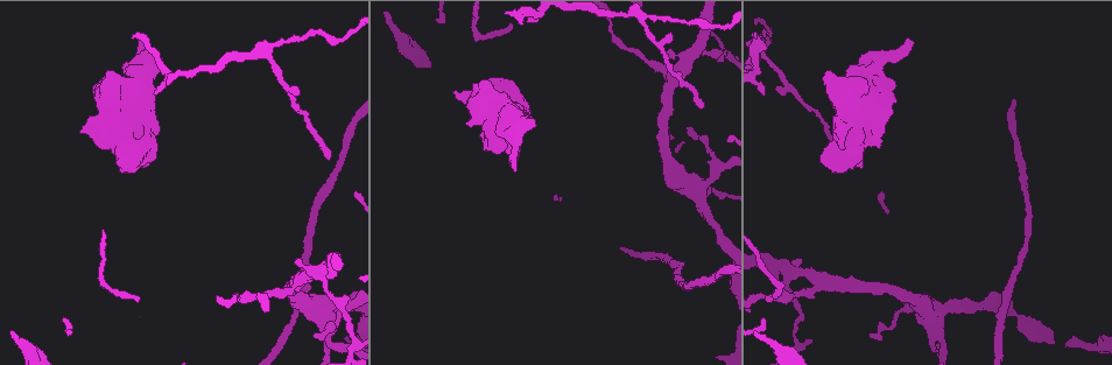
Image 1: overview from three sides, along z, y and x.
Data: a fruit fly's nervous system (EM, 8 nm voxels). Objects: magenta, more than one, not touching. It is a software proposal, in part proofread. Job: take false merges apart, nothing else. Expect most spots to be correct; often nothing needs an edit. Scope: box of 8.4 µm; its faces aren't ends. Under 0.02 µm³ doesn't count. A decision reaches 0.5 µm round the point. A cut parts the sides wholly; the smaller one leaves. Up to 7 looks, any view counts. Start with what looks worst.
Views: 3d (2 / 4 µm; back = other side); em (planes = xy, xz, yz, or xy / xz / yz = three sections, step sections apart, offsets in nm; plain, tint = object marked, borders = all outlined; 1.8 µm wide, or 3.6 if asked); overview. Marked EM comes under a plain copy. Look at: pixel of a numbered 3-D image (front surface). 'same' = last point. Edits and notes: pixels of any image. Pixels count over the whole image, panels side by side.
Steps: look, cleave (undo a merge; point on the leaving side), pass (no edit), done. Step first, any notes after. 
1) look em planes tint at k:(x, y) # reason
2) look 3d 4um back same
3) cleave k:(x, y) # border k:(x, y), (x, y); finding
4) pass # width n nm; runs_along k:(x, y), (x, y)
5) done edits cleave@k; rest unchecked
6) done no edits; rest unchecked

look em xz step 4 tint at 1:(698, 45)

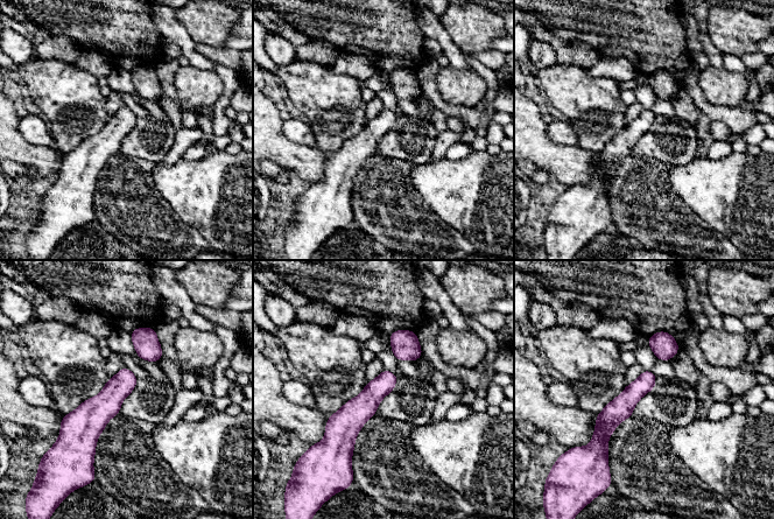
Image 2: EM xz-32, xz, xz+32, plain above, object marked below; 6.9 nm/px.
look em planes tint same

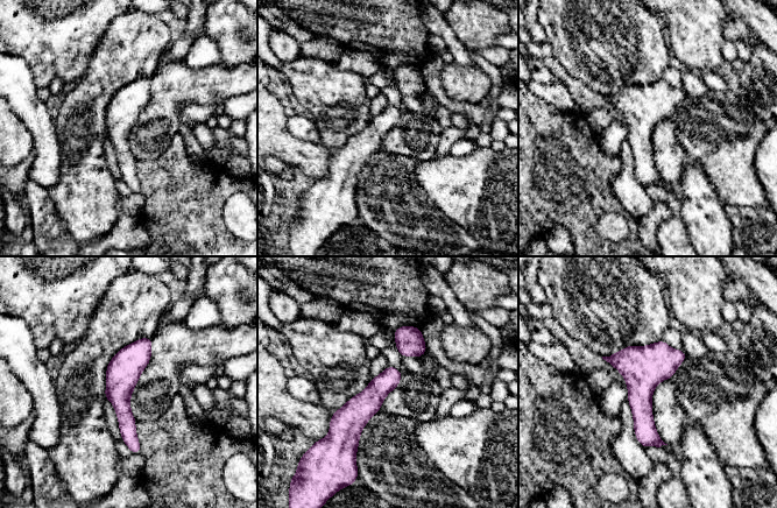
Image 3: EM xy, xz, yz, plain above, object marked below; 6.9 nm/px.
pass # width 160 nm; all the same neuron

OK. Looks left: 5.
look 3d 4um back at 1:(142, 66) # thick turns thin

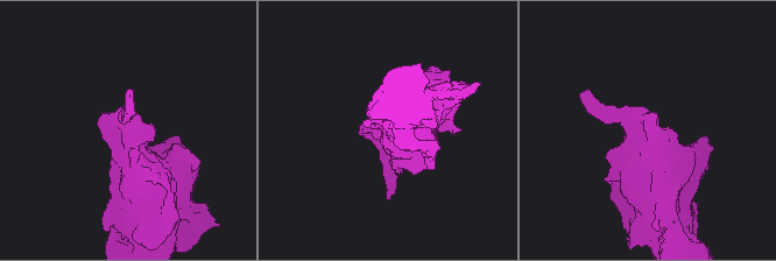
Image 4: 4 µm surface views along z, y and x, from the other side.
look em 3.6um planes tint at 4:(131, 126)

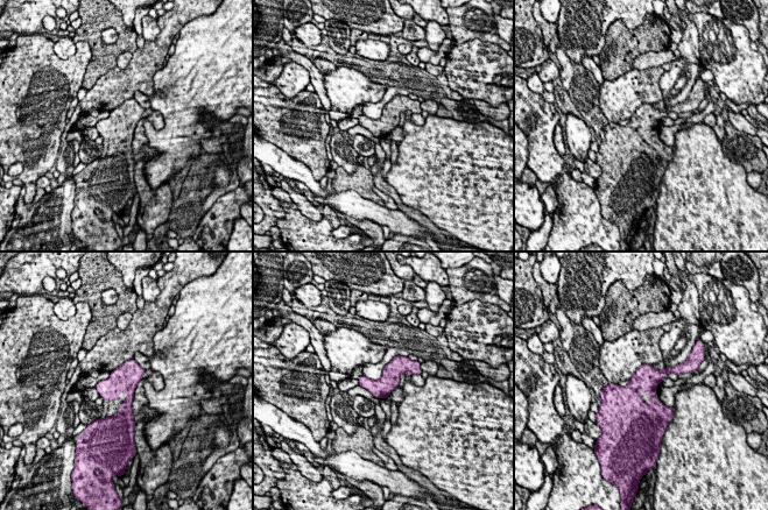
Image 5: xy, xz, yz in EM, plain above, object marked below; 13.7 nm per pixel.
pass # runs_along 5:(415, 372), (361, 382); all the same neuron

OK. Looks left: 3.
look em 3.6um xy step 16 tint at 1:(848, 151)

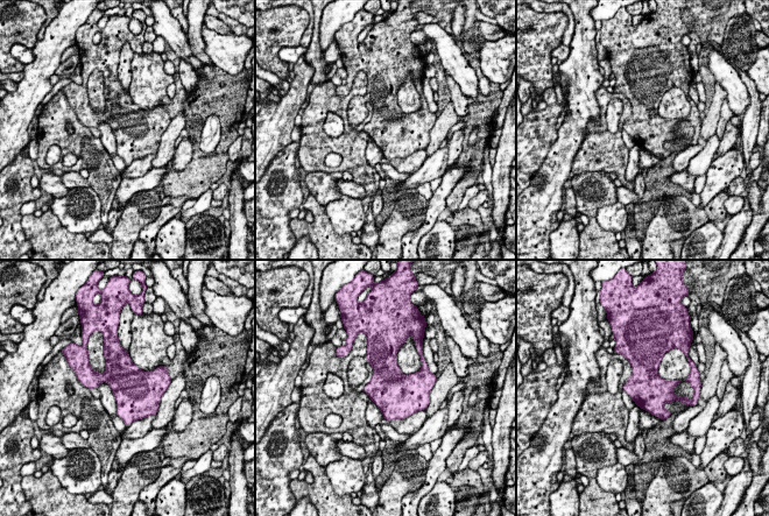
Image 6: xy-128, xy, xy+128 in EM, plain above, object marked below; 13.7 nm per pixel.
look em 3.6um yz step 16 borders same

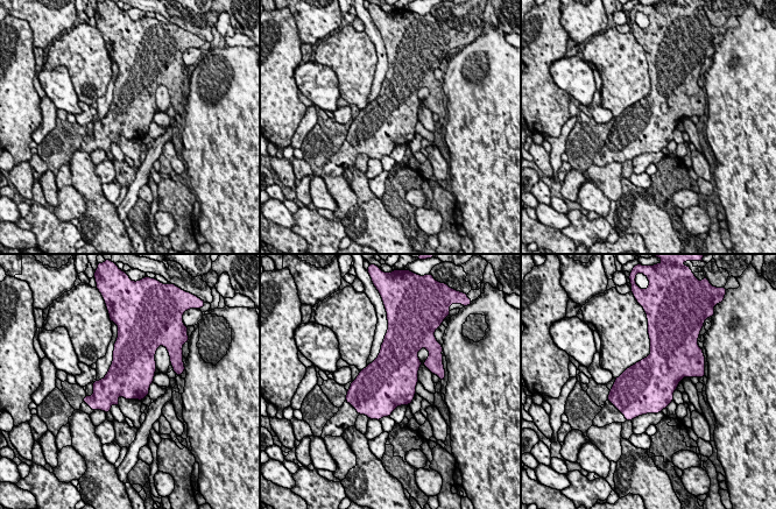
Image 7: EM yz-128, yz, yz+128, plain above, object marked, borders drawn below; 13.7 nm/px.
pass # one neuron here

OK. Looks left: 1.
done no edits; rest unchecked

